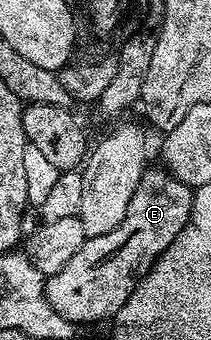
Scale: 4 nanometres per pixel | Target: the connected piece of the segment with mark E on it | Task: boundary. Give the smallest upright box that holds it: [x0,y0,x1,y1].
[45,168,194,324]

